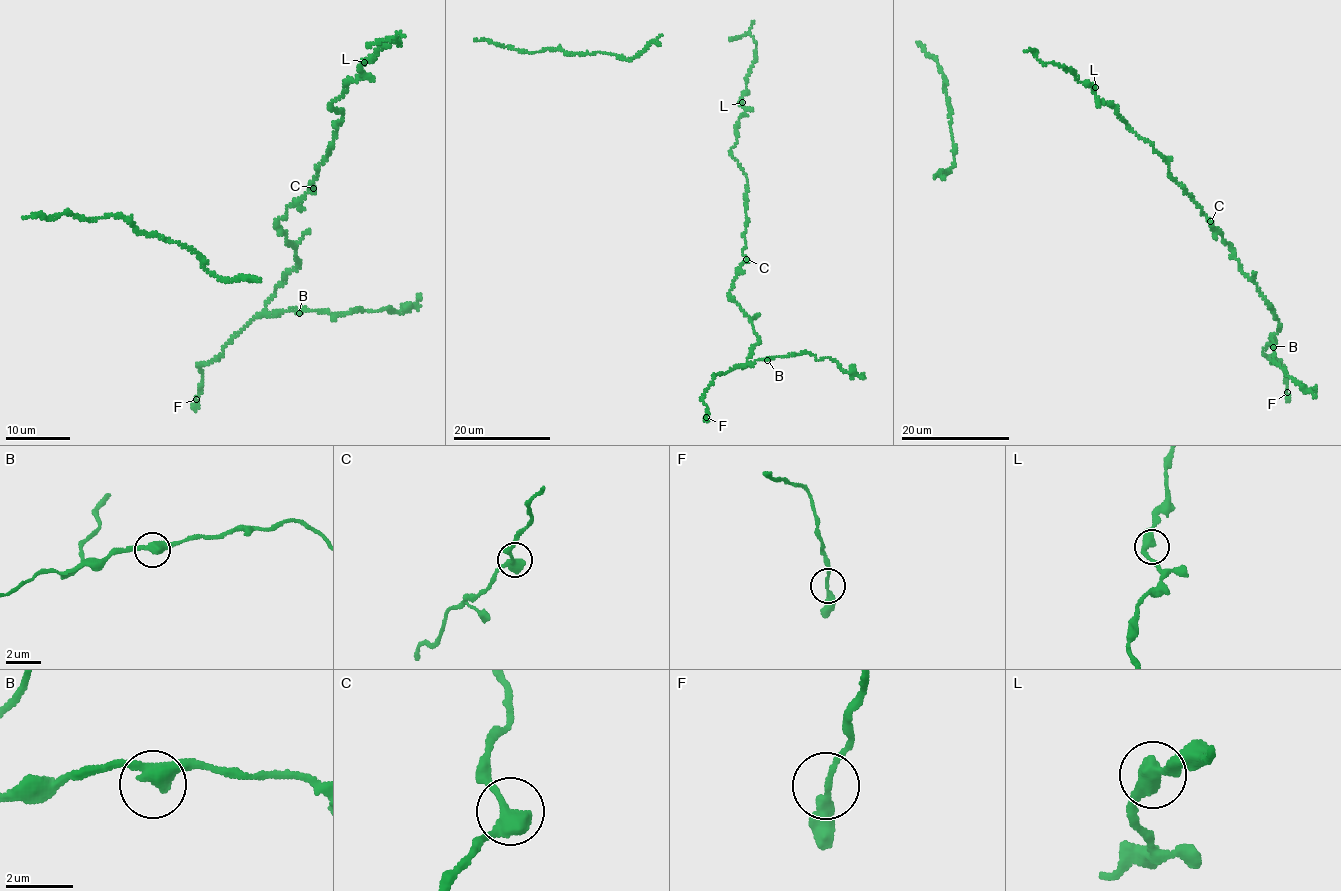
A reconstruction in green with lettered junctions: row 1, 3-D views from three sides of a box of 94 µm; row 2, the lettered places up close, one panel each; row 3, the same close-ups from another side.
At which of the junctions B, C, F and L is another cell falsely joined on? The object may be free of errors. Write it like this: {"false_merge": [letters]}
{"false_merge": []}

